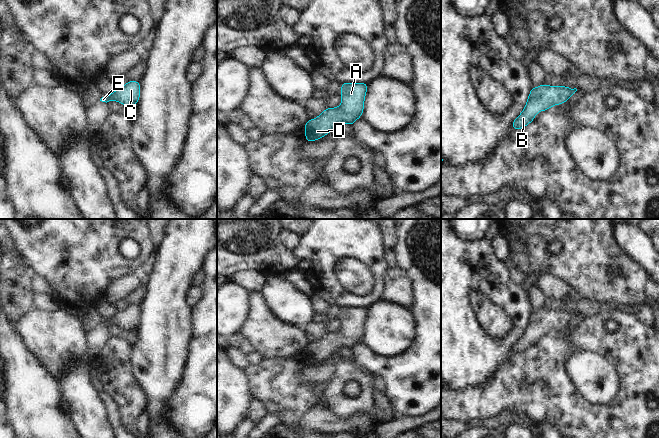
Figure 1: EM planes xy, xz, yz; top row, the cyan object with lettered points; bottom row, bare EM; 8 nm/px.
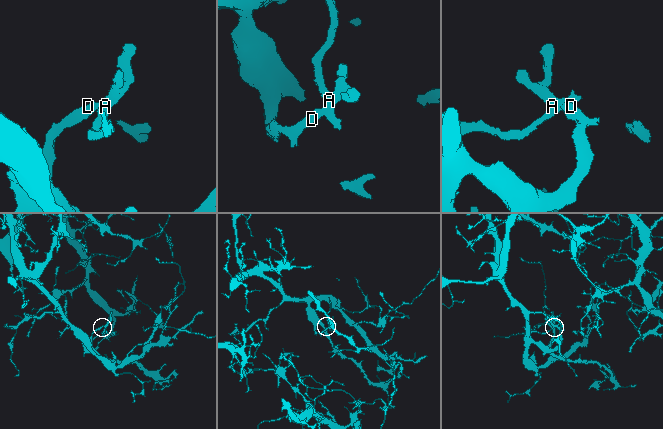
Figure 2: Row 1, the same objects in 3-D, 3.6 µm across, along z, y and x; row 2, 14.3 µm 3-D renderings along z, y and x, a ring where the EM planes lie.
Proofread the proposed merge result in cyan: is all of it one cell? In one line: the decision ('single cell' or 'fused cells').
single cell

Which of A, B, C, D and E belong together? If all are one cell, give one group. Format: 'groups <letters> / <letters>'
groups A B C D E

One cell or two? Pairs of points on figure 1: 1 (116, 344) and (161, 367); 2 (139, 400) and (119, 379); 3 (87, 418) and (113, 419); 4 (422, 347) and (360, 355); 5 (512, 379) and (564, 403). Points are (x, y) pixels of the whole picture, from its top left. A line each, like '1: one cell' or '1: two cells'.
1: two cells
2: one cell
3: two cells
4: one cell
5: one cell

